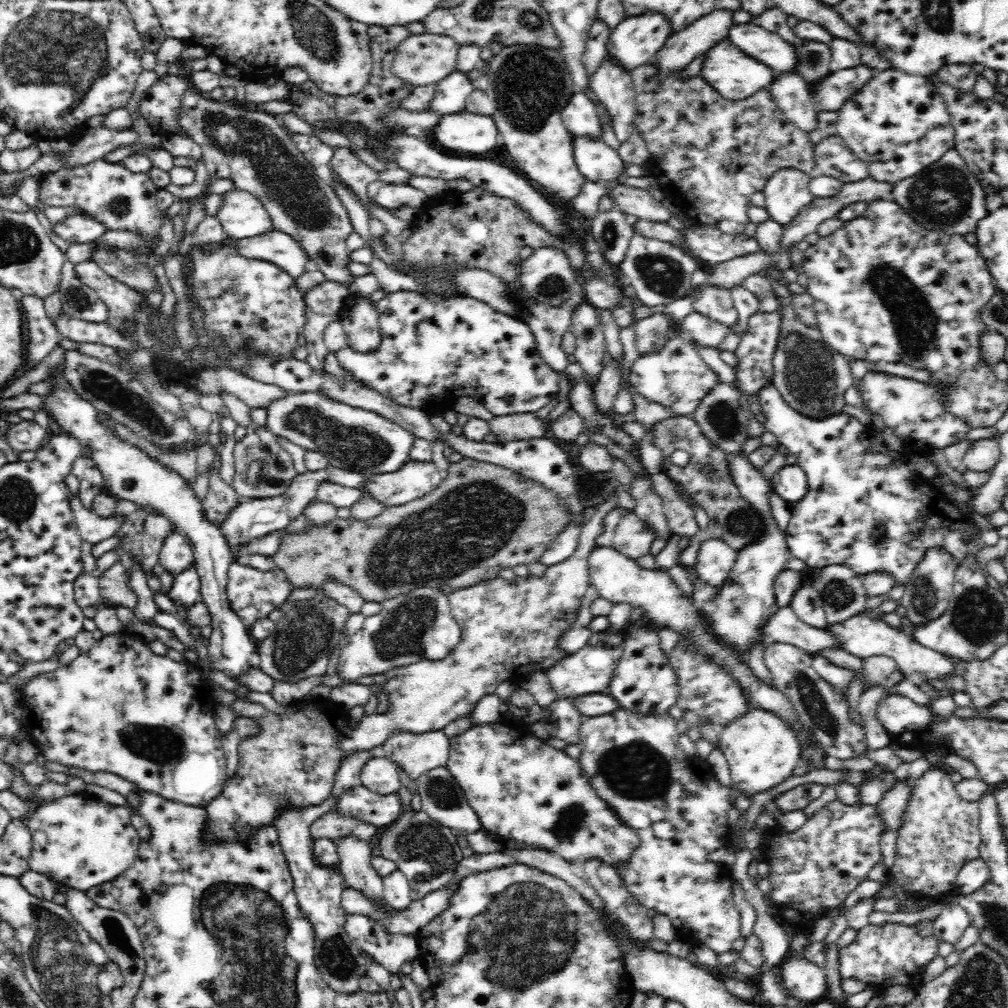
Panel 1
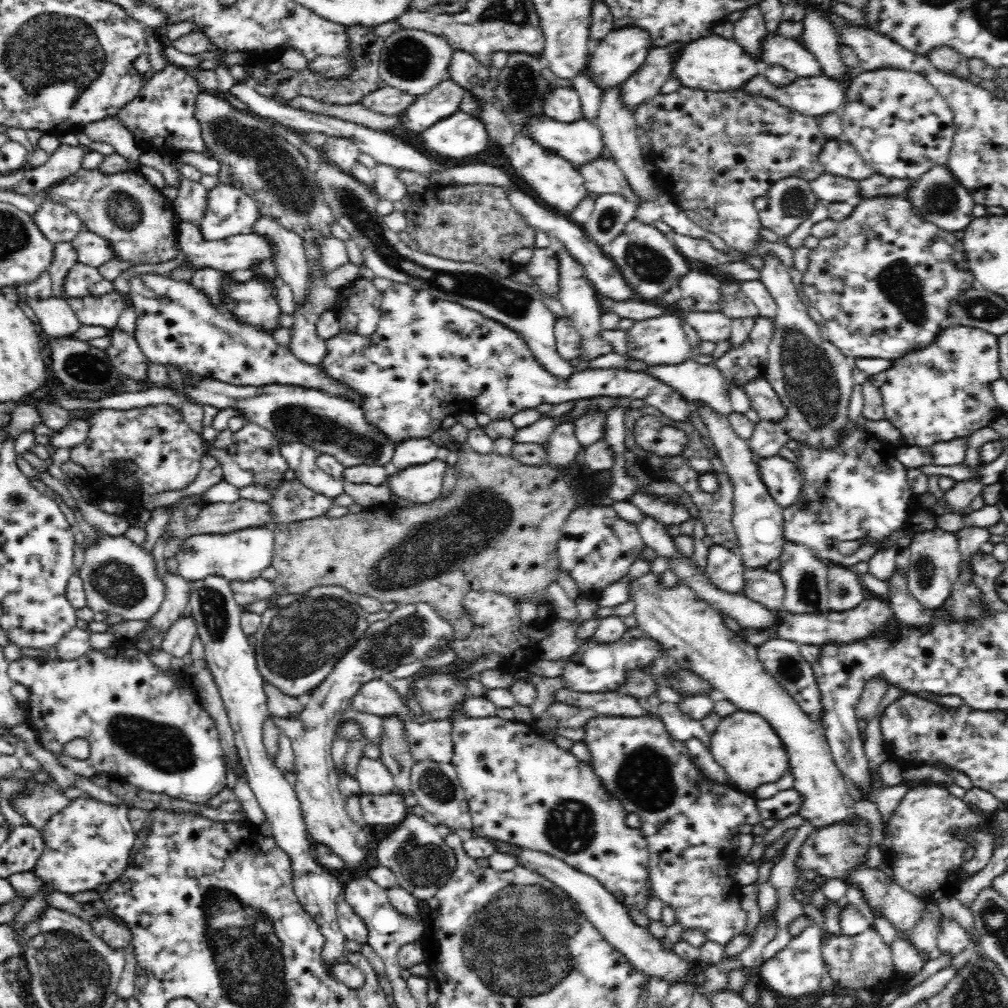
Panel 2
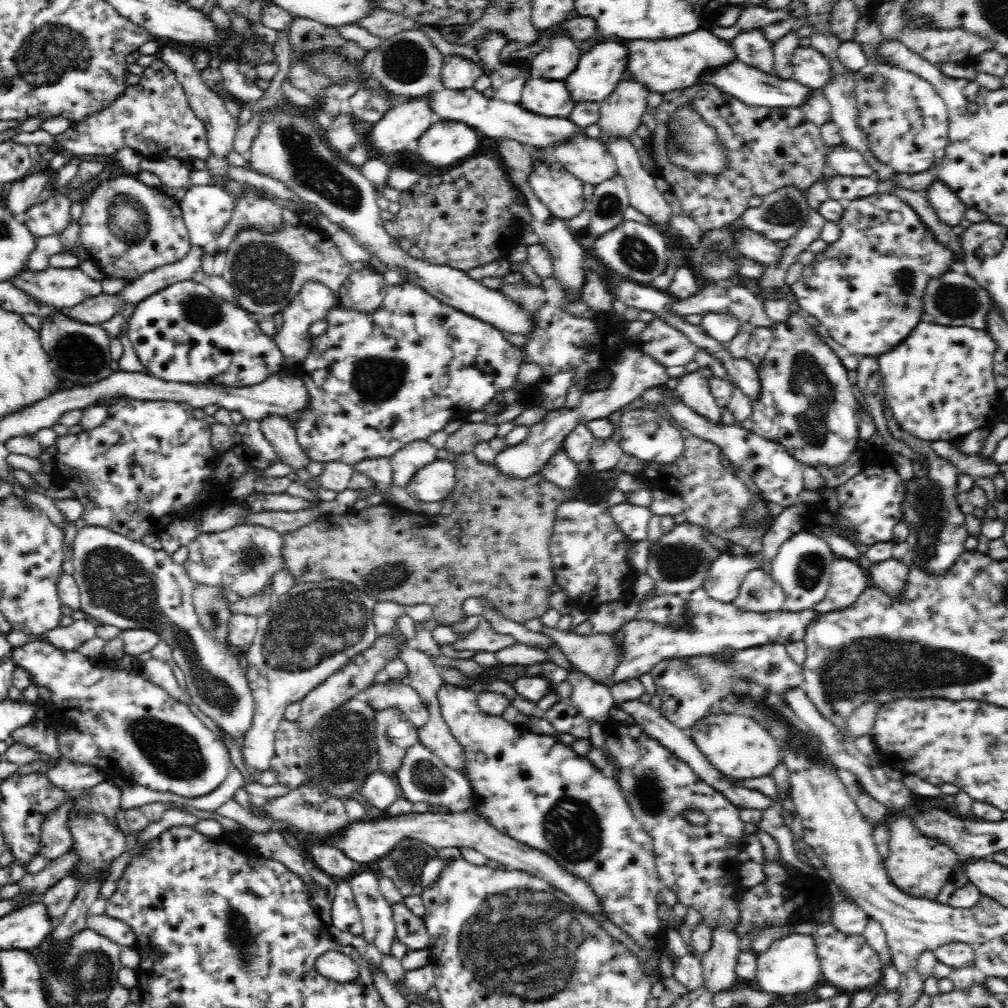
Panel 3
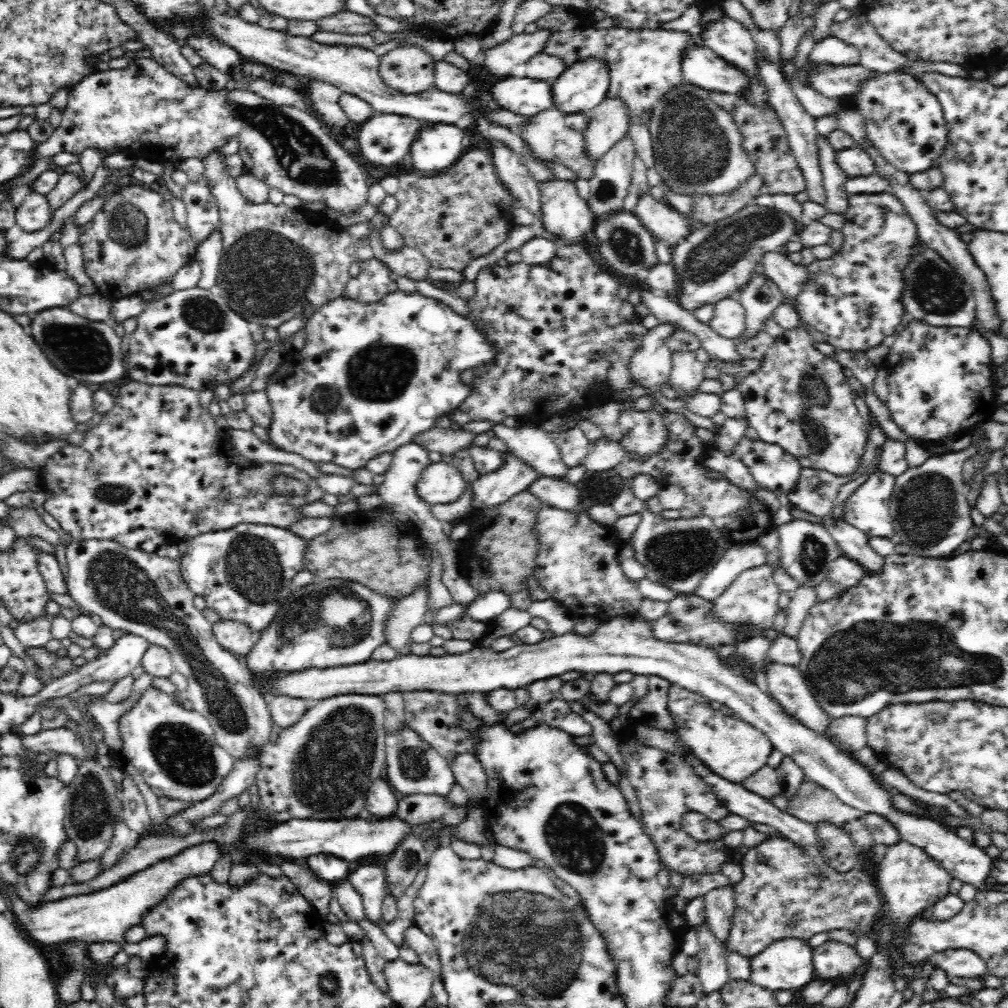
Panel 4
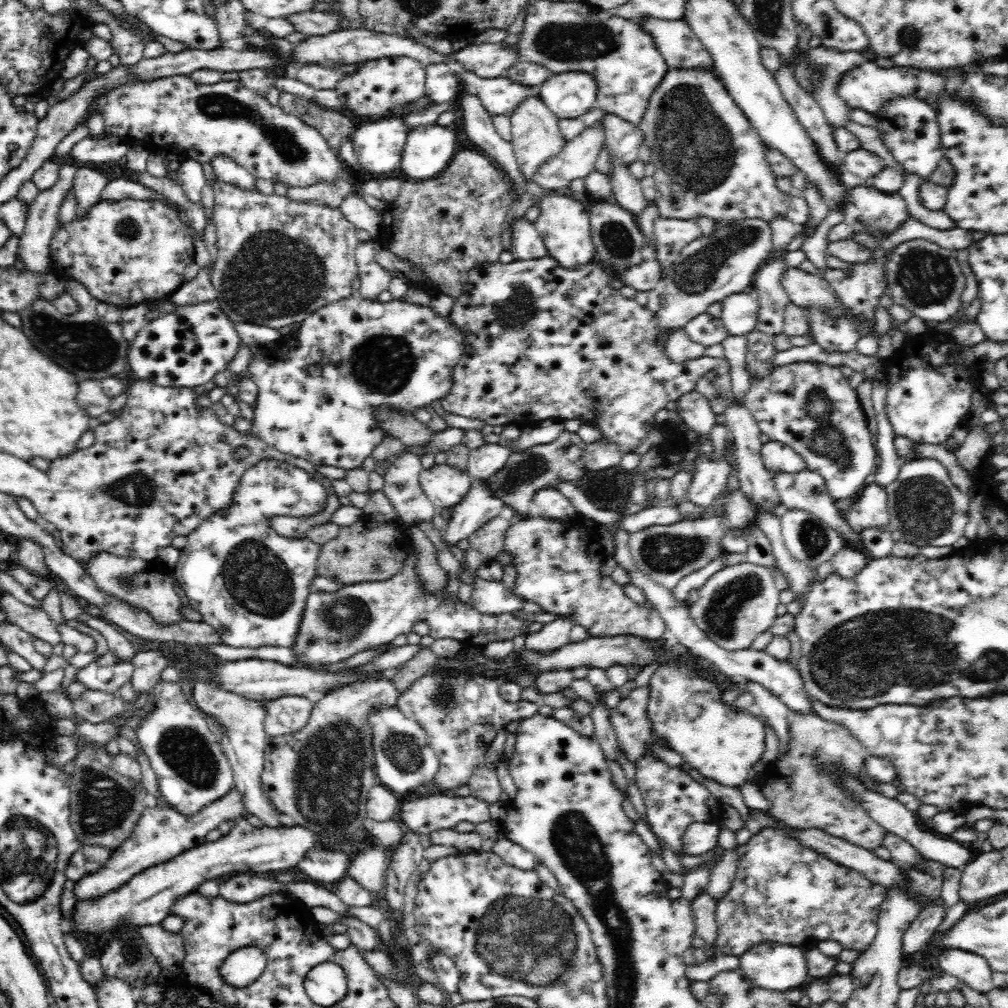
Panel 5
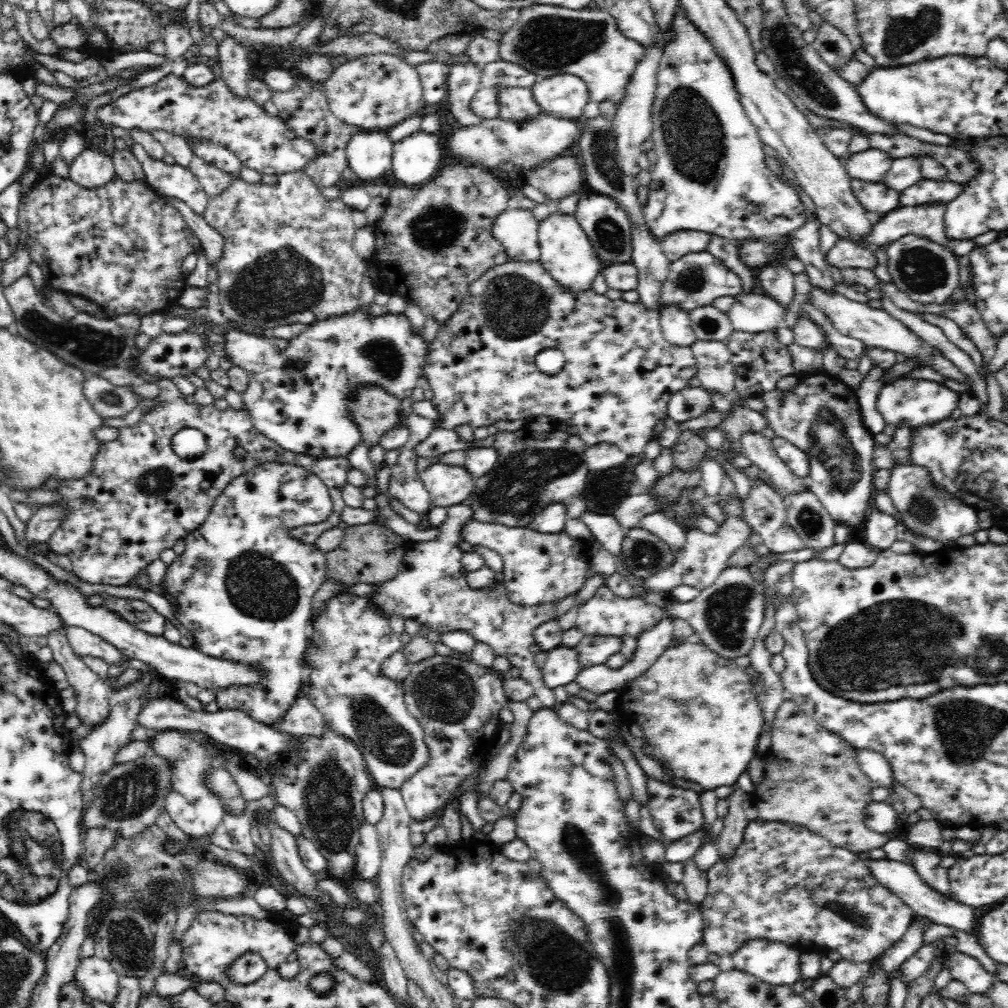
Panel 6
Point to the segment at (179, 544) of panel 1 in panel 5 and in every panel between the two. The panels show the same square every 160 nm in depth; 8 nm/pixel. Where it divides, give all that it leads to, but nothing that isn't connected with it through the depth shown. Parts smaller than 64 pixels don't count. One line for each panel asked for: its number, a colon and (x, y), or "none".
2: (242, 555)
3: (242, 559)
4: (244, 573)
5: (249, 583)

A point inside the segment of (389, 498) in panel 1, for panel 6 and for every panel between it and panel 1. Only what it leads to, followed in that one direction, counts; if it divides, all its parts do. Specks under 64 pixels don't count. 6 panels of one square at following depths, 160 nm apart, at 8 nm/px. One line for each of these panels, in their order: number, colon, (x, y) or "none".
2: (421, 484)
3: (436, 481)
4: (440, 483)
5: (445, 486)
6: (448, 485)

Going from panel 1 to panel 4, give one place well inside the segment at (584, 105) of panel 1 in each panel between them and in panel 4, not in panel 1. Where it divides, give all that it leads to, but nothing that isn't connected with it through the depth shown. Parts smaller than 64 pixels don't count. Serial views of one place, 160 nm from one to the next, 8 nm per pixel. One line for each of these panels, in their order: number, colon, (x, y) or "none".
2: (560, 103)
3: (546, 97)
4: (524, 96)

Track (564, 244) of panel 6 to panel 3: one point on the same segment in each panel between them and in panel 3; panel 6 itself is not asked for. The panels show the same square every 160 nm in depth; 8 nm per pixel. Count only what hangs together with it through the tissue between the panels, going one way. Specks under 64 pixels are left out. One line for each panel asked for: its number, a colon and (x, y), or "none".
3: (559, 190)
4: (565, 214)
5: (563, 223)

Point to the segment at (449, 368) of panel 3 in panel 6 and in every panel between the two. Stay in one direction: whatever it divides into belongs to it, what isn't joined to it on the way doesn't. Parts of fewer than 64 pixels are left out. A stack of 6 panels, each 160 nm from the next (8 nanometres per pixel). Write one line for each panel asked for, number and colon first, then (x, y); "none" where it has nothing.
4: (370, 377)
5: (316, 397)
6: (298, 391)

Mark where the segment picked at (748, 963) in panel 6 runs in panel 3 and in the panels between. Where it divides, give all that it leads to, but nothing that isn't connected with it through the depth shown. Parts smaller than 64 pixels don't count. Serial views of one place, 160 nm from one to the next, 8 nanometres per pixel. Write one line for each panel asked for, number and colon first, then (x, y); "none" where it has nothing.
3: (790, 965)
4: (786, 964)
5: (776, 967)

